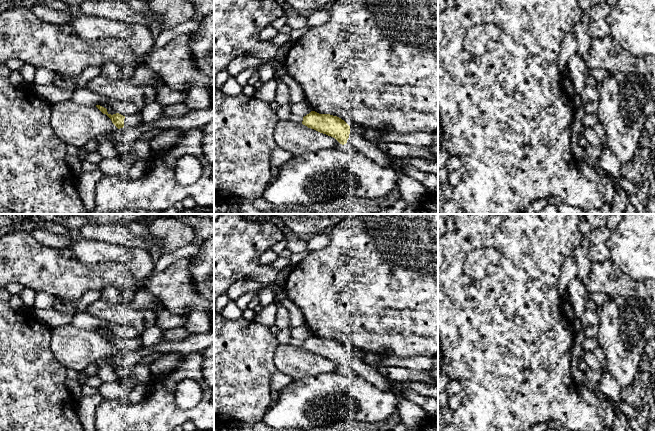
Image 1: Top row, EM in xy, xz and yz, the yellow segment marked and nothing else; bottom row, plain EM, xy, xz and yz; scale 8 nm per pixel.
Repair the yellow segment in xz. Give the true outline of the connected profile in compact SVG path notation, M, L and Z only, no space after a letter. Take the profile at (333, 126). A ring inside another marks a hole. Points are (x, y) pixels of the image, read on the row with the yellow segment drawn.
M311 111L303 117L302 124L320 133L335 138L340 144L348 143L380 166L391 166L395 157L381 151L376 144L362 135L350 131L350 126L341 118Z

